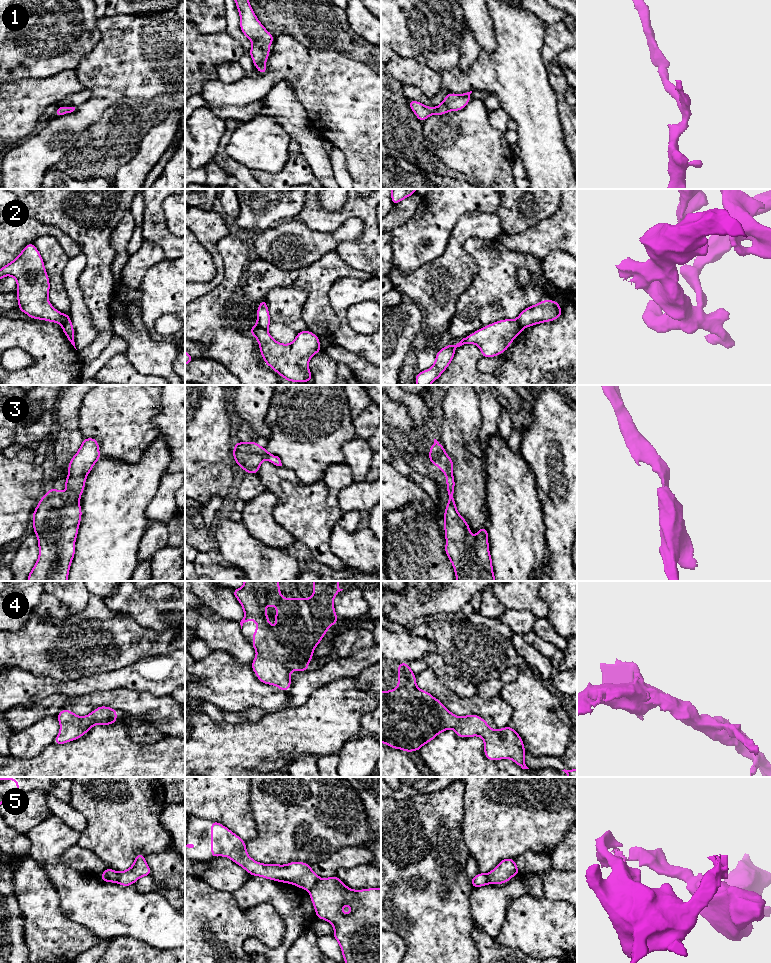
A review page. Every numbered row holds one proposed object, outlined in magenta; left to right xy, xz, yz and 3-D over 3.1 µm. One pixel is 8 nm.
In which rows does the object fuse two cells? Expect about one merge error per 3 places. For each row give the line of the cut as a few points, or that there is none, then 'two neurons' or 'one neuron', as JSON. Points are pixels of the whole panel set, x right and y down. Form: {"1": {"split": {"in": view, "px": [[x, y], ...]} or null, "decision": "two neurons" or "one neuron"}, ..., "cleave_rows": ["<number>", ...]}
{"1": {"split": null, "decision": "one neuron"}, "2": {"split": null, "decision": "one neuron"}, "3": {"split": null, "decision": "one neuron"}, "4": {"split": null, "decision": "one neuron"}, "5": {"split": {"in": "xz", "px": [[319, 878], [308, 890]]}, "decision": "two neurons"}, "cleave_rows": ["5"]}

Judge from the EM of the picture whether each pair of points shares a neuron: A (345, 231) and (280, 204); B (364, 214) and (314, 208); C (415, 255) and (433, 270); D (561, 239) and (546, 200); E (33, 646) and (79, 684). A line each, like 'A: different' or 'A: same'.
A: different
B: same
C: different
D: different
E: different

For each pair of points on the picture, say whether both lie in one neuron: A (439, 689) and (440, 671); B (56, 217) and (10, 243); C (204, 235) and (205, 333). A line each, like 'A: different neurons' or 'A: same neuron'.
A: different neurons
B: different neurons
C: different neurons

